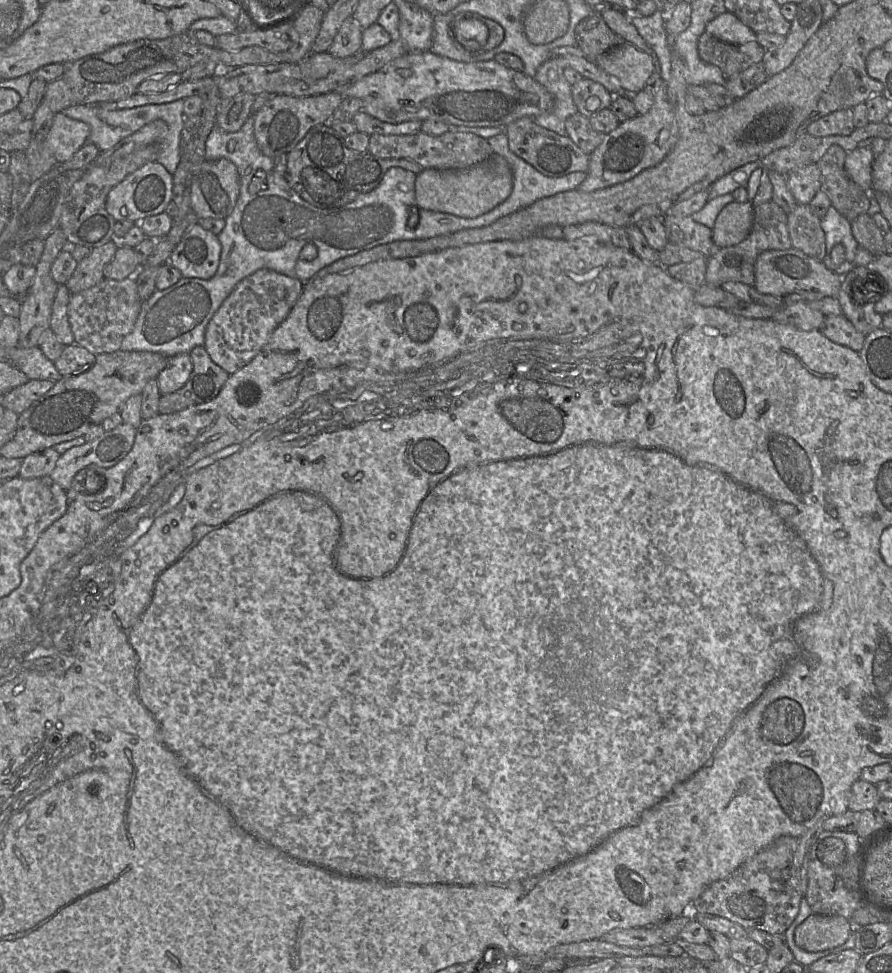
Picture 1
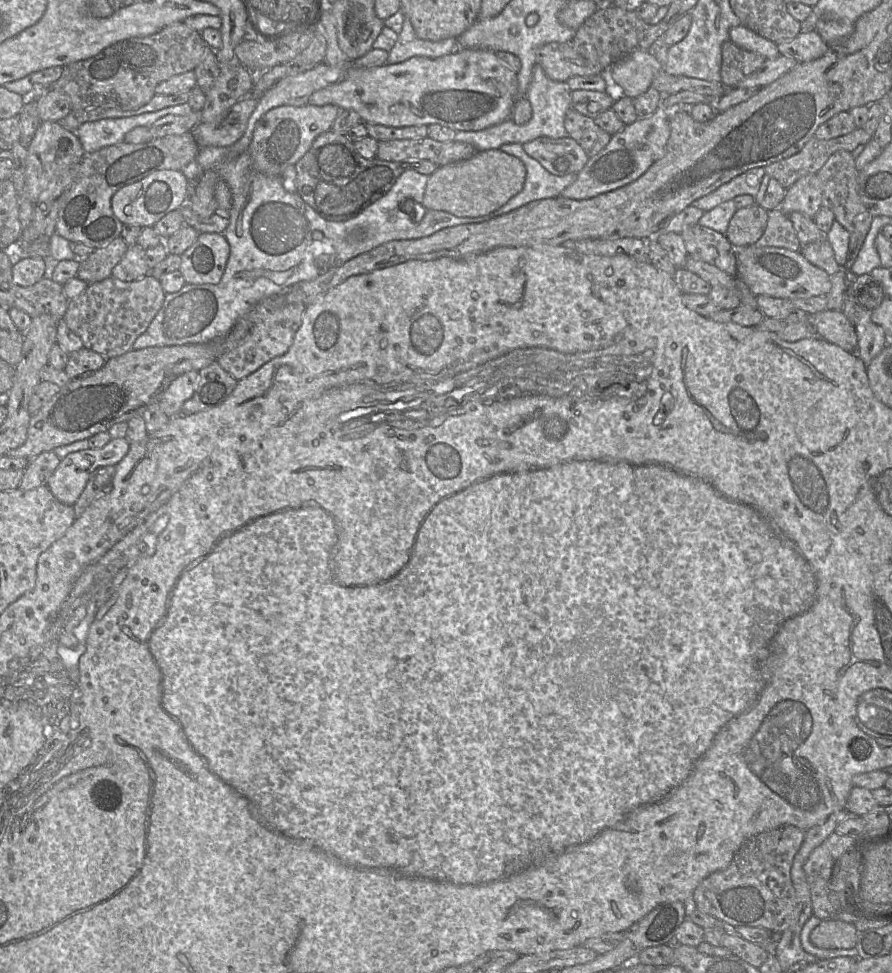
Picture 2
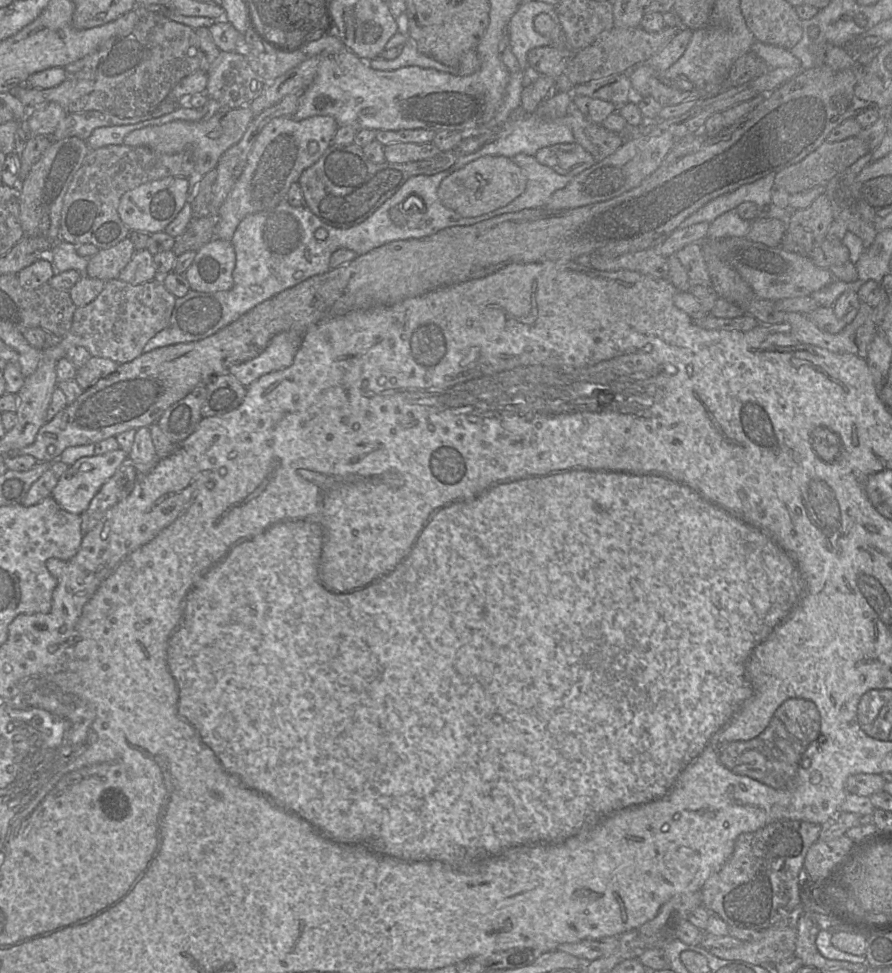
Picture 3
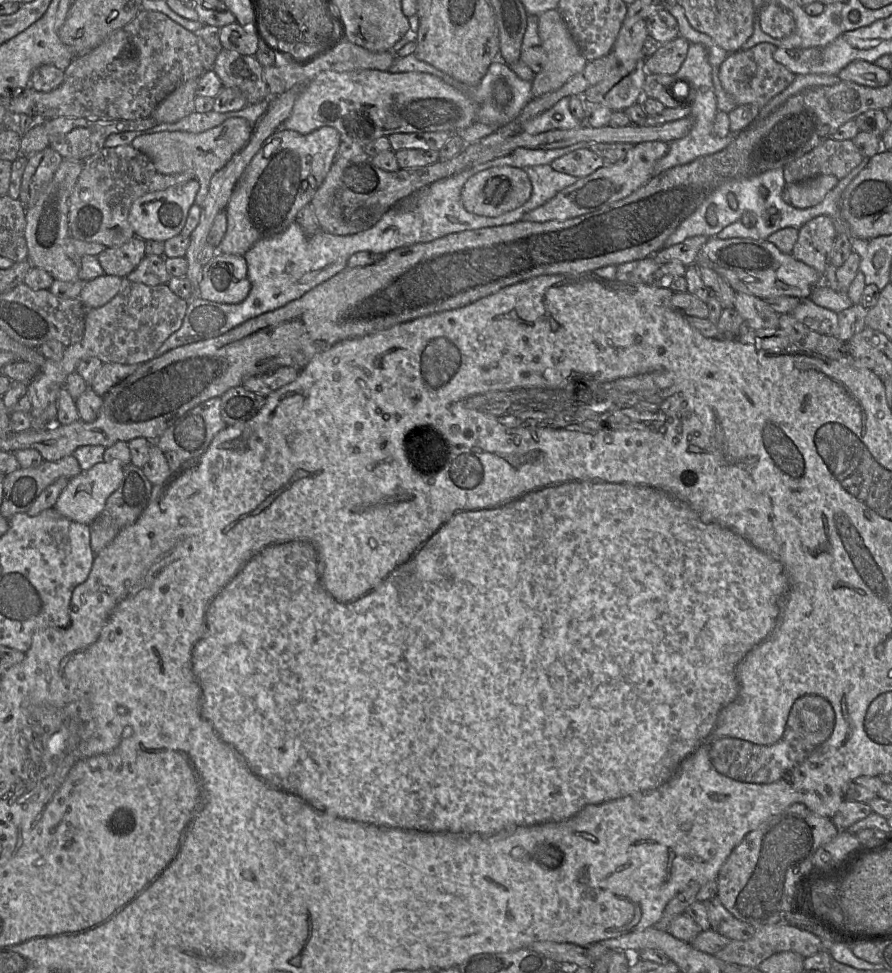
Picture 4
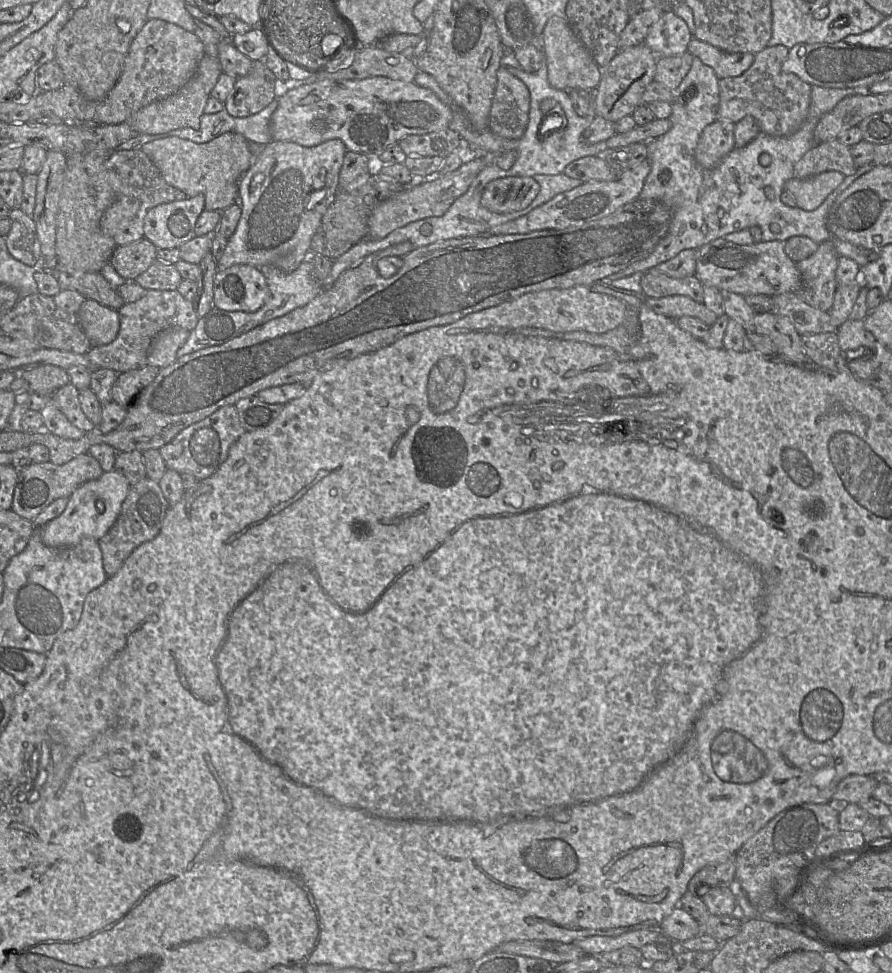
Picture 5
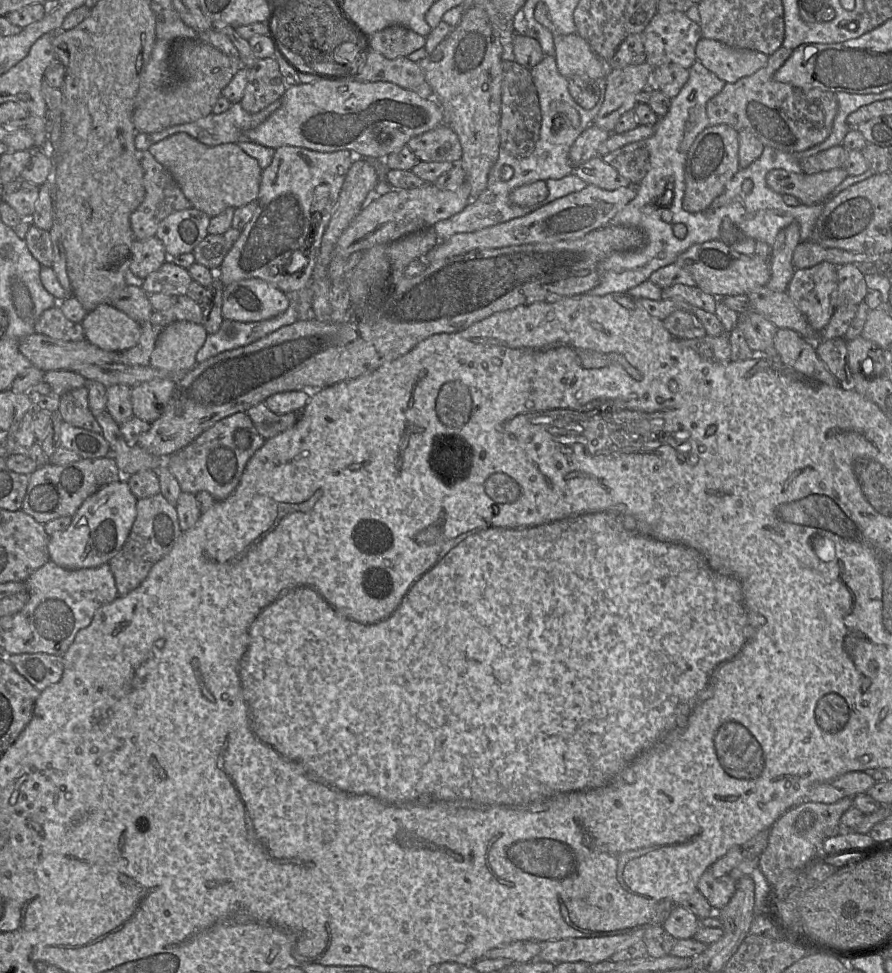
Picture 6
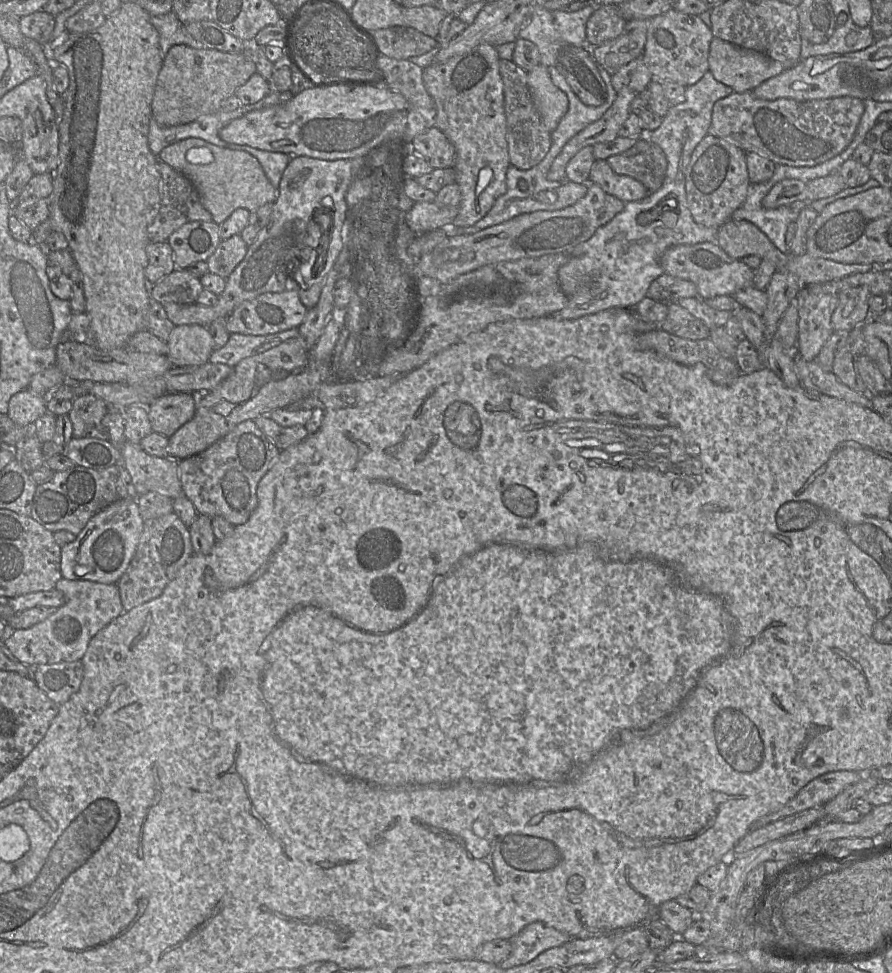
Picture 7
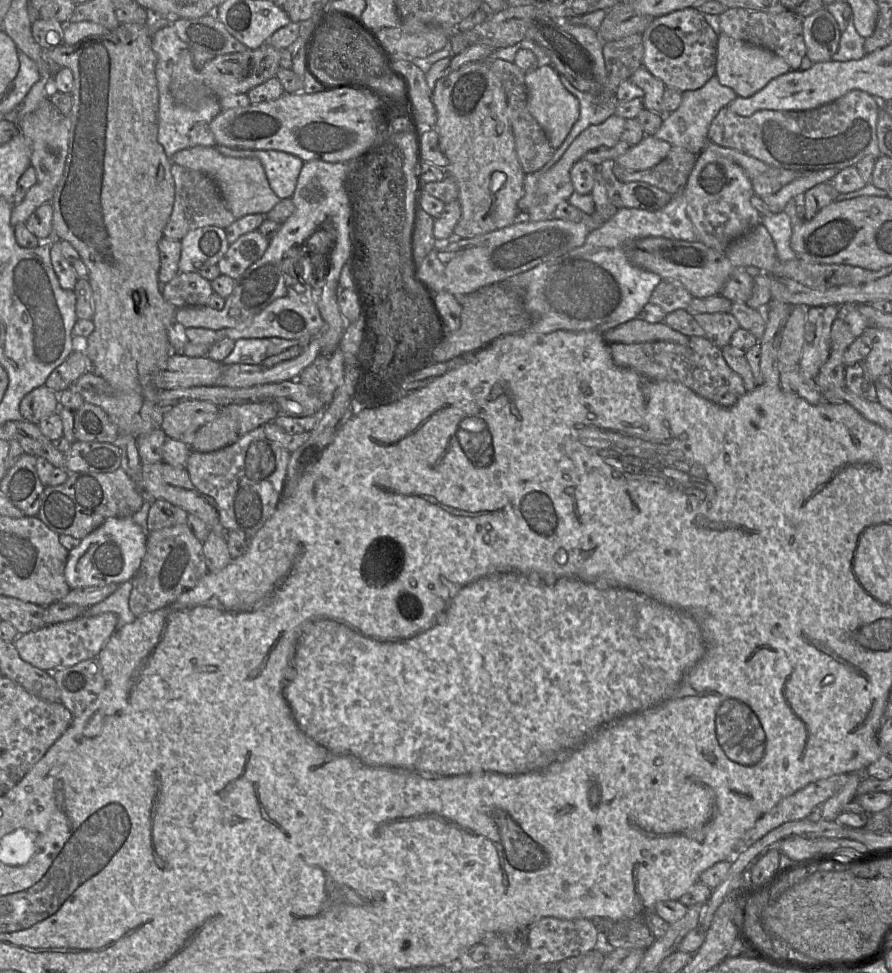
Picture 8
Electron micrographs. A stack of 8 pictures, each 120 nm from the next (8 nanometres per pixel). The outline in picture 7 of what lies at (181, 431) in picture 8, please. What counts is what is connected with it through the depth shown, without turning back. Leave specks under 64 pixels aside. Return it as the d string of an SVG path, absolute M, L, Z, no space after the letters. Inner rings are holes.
M166 392L146 406L153 432L169 438L195 414L194 395Z

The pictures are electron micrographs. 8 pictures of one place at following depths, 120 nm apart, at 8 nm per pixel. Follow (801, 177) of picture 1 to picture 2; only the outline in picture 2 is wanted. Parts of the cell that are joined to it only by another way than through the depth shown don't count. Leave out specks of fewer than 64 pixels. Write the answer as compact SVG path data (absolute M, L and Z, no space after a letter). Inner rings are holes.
M812 174L800 178L786 189L780 209L788 216L793 212L800 212L814 219L822 207L822 199L822 182L817 174Z

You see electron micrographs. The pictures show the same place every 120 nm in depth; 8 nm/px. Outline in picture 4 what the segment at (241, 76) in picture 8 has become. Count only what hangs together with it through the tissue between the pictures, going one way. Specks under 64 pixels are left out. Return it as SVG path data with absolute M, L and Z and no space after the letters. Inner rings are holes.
M198 79L180 85L167 96L152 112L151 116L160 123L175 123L195 111Z

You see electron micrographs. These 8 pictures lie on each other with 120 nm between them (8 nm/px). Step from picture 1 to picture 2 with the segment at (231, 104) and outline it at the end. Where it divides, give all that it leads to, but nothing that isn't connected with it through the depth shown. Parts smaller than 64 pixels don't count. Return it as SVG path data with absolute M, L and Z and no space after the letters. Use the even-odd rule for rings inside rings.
M246 96L220 114L214 121L199 123L192 133L200 148L230 147L244 134L259 98Z

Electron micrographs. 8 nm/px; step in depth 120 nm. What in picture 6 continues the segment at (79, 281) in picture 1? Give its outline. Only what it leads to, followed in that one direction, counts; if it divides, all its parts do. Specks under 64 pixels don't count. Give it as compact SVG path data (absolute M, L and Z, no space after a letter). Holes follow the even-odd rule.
M155 236L146 240L134 240L131 245L129 271L144 279L158 270L167 259L163 243Z

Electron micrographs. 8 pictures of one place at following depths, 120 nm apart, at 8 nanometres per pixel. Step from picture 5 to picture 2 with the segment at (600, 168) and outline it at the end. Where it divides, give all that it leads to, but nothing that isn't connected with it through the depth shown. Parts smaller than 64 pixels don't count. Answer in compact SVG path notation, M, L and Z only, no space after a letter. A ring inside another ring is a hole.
M541 136L523 144L525 152L557 176L578 173L590 156L573 138Z

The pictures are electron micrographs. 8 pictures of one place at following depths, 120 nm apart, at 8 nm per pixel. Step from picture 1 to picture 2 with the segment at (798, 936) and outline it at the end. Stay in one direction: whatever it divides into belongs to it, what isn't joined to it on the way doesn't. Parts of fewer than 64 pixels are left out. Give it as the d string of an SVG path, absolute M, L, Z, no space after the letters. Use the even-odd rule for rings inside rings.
M838 919L822 920L810 933L810 942L820 949L856 947L857 929L853 923Z

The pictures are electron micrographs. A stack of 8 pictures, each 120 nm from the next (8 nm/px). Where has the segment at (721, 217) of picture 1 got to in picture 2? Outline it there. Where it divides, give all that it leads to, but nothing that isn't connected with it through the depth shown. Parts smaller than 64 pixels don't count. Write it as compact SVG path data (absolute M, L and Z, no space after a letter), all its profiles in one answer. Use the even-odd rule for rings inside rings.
M761 206L737 209L731 218L726 237L735 248L754 245L763 235L768 221L768 211Z

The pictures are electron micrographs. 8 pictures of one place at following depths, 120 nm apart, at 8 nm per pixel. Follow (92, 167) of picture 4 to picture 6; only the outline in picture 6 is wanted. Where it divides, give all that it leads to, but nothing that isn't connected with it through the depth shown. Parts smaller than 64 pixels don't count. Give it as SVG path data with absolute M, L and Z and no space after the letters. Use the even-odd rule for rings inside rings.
M137 149L137 156L144 171L145 197L131 214L130 223L135 240L146 240L155 236L163 219L177 211L189 209L193 206L172 174L148 150L140 151Z

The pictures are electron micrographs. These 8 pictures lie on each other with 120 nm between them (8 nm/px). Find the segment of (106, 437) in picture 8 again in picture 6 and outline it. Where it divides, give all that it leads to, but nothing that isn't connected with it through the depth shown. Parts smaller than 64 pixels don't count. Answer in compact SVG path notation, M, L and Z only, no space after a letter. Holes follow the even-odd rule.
M86 387L72 389L60 396L57 413L62 421L101 434L102 429L89 410Z

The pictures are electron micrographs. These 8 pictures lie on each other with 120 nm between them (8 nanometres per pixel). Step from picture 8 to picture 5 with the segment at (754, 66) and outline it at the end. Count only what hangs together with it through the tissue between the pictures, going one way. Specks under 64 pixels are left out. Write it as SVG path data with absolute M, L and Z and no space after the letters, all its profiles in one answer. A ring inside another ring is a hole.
M696 38L689 42L688 52L711 67L719 79L740 76L755 59L755 54L725 52Z

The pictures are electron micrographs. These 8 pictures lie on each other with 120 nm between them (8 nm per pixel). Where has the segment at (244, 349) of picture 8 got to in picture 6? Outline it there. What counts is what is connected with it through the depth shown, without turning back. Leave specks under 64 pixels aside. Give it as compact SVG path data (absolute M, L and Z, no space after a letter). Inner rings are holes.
M303 290L286 294L290 300L289 307L276 317L257 322L223 319L219 330L207 335L203 346L195 356L196 362L200 363L222 352L249 345L283 326L296 322L298 320L296 295L301 291Z

